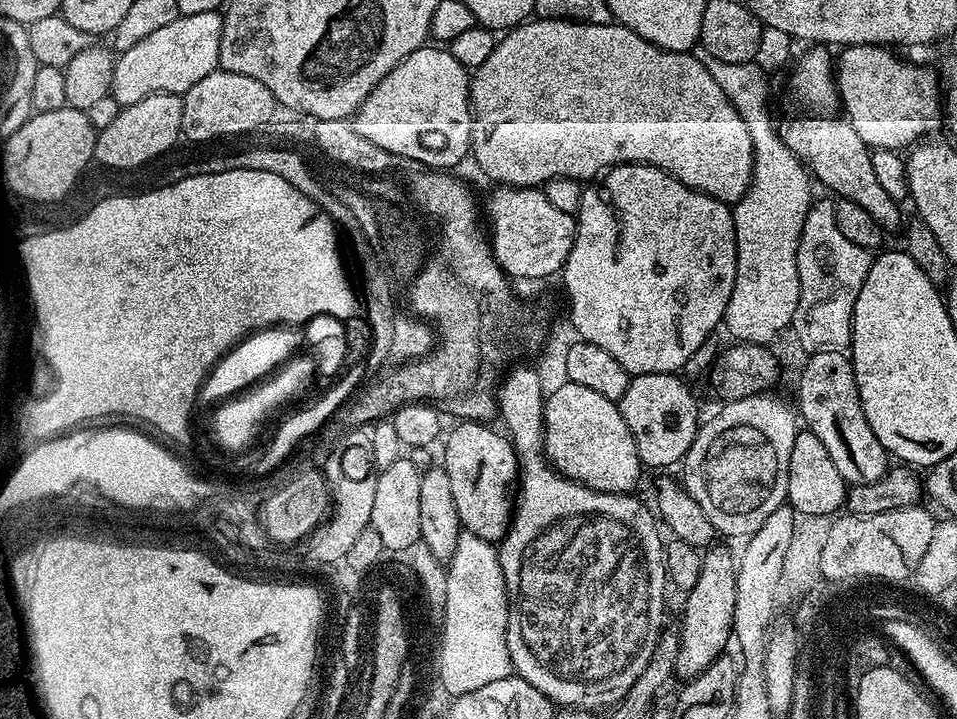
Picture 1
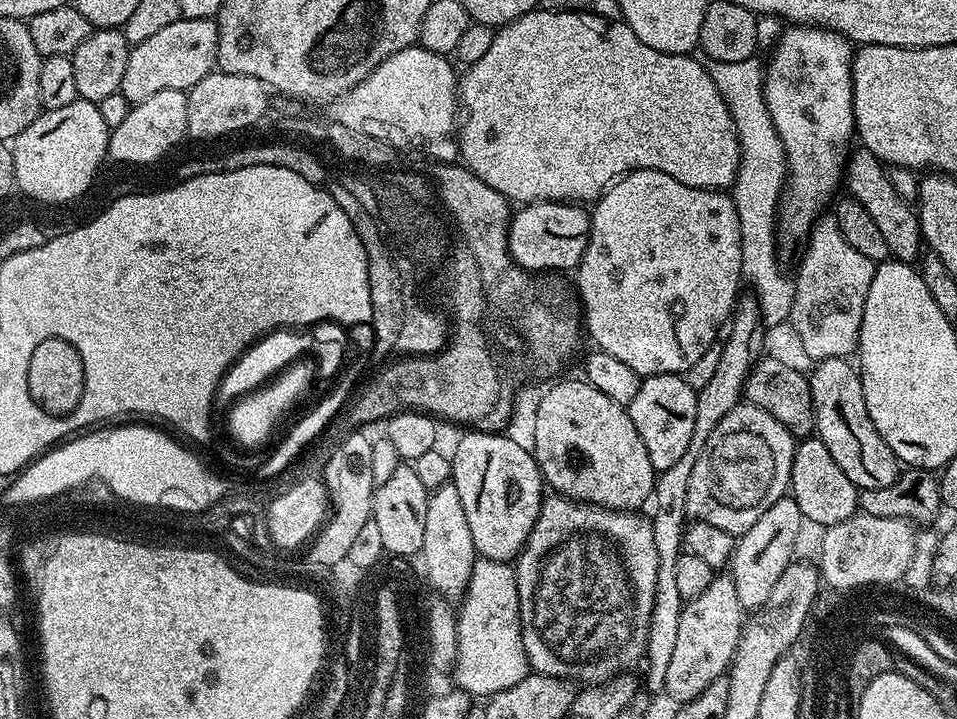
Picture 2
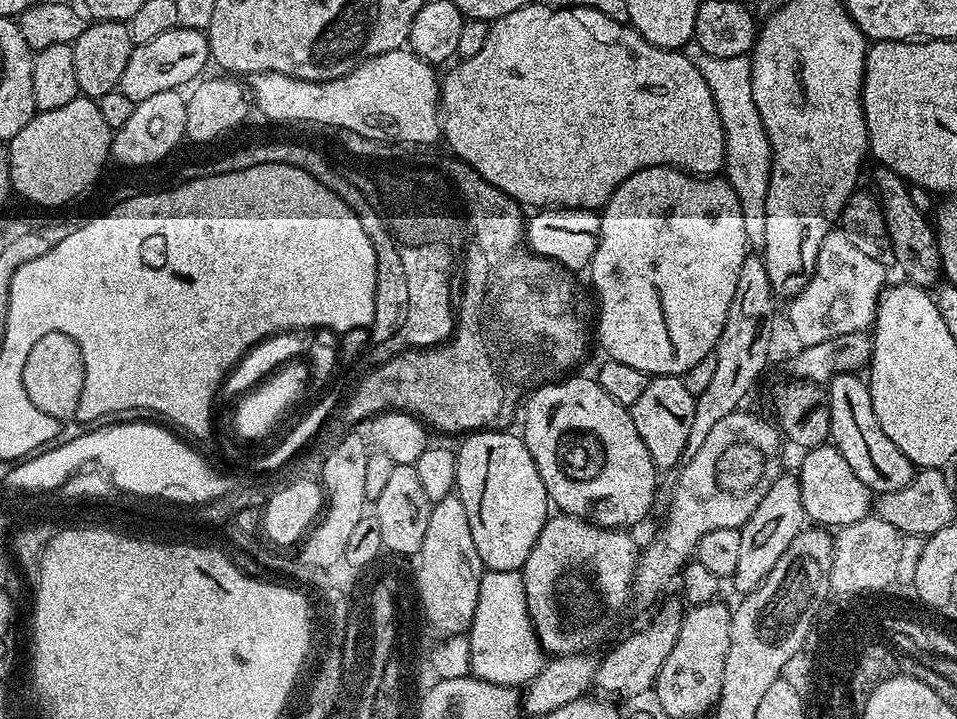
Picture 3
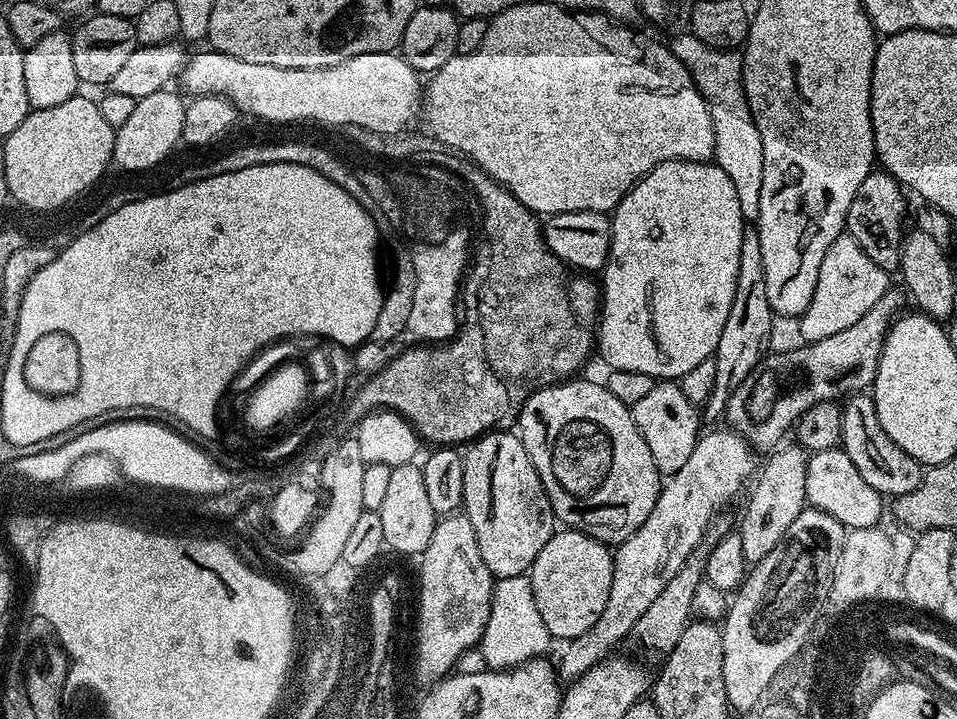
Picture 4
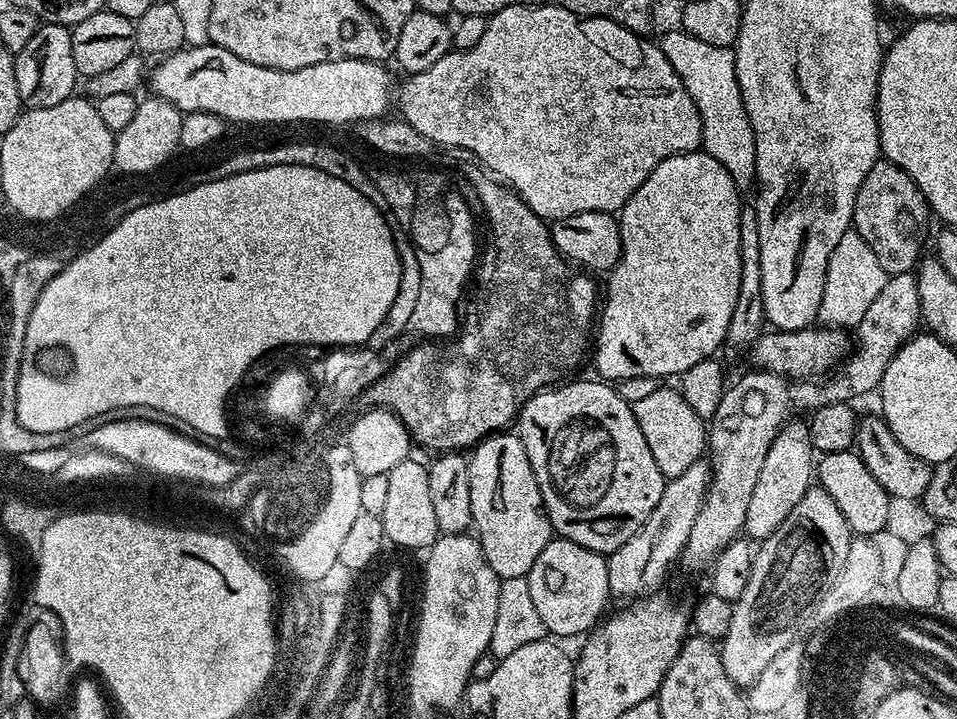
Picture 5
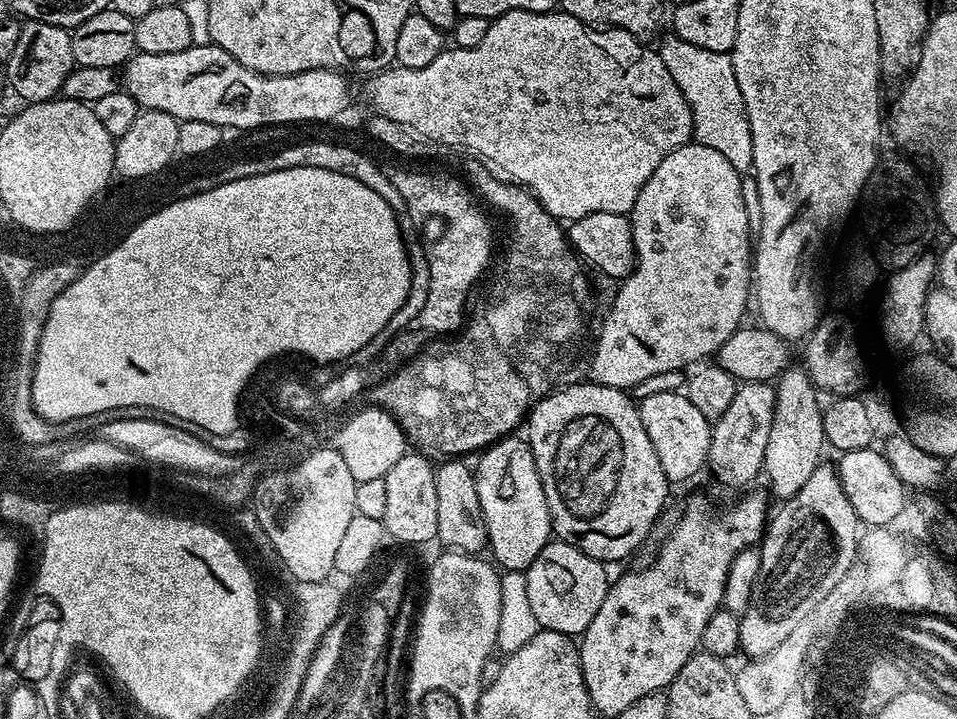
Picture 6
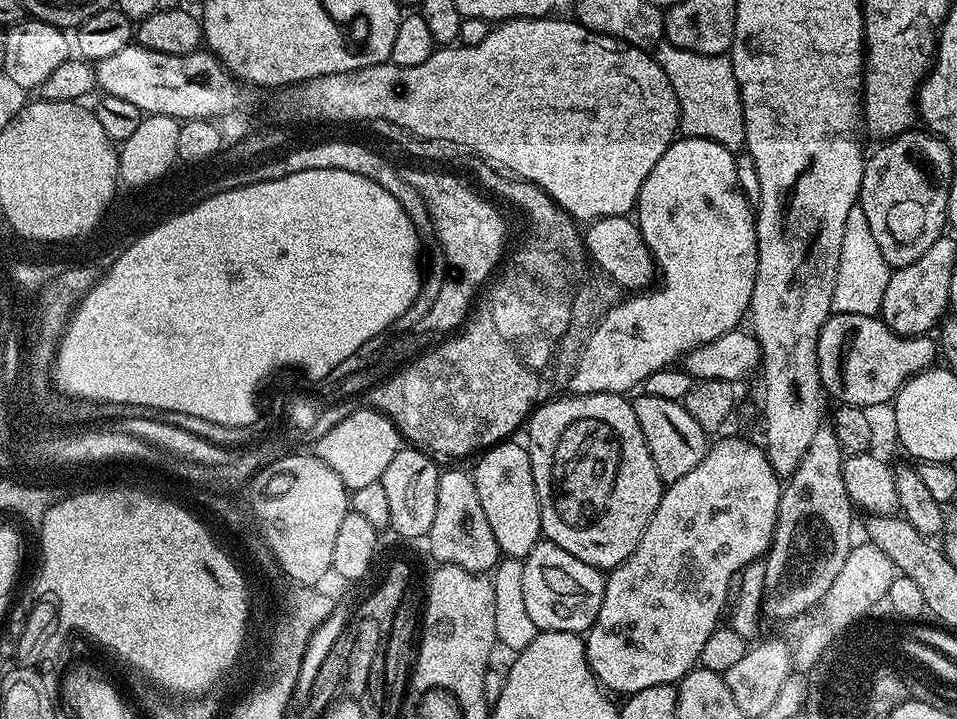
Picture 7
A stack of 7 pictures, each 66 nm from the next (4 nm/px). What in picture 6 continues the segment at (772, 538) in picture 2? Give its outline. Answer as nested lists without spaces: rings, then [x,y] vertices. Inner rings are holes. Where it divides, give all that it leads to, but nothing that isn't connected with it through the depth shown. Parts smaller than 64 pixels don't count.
[[[785,367],[775,381],[774,387],[774,418],[770,426],[770,440],[766,442],[762,472],[765,477],[768,475],[768,484],[777,496],[777,501],[783,502],[798,494],[798,490],[802,490],[806,478],[821,461],[820,451],[825,451],[826,448],[822,430],[824,414],[818,389],[803,367]]]

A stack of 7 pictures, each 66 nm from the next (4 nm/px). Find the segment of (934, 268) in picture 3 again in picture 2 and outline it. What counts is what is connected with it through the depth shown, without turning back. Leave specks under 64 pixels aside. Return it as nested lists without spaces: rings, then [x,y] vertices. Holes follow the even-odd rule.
[[[857,147],[849,155],[846,165],[846,192],[851,199],[863,206],[866,214],[870,214],[870,218],[874,218],[874,223],[878,226],[878,234],[886,238],[888,255],[891,259],[905,262],[916,262],[921,259],[920,244],[922,248],[925,238],[920,232],[920,217],[917,209],[900,197],[898,190],[890,182],[888,168],[877,156],[870,154],[870,150],[866,147]]]

